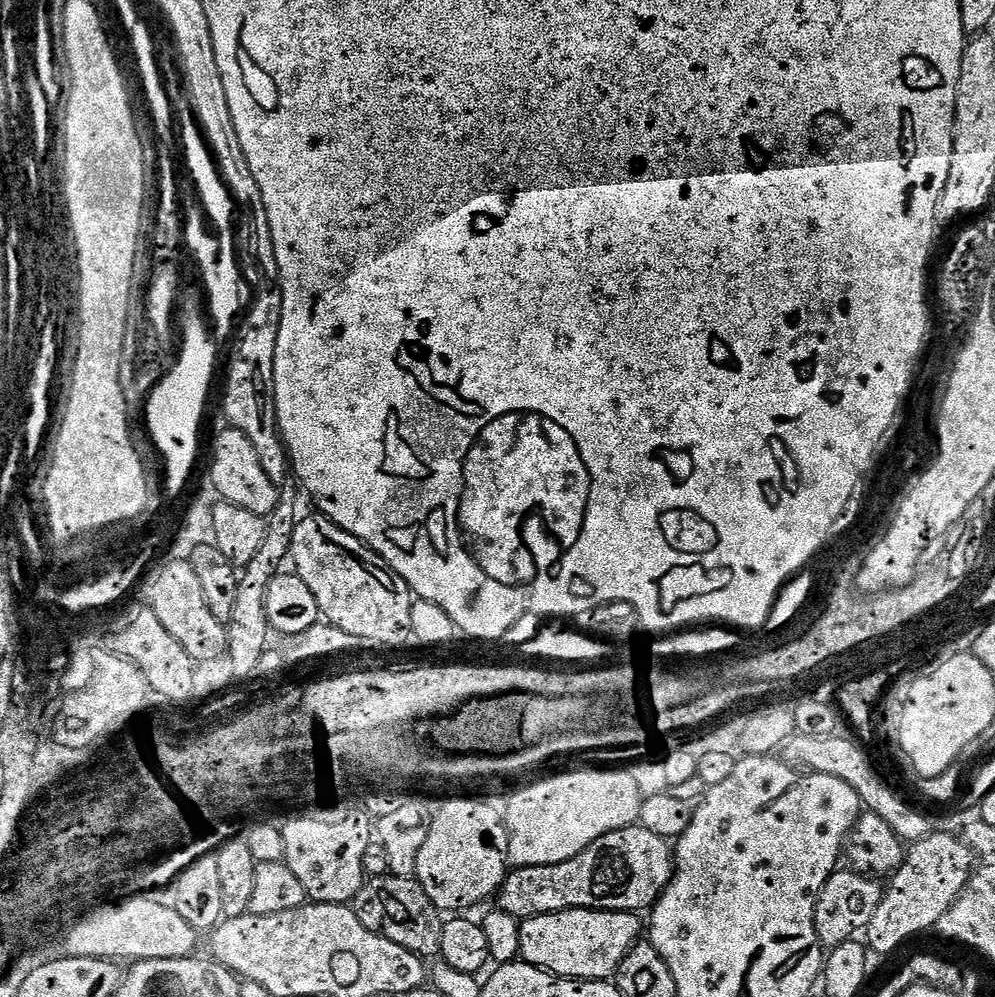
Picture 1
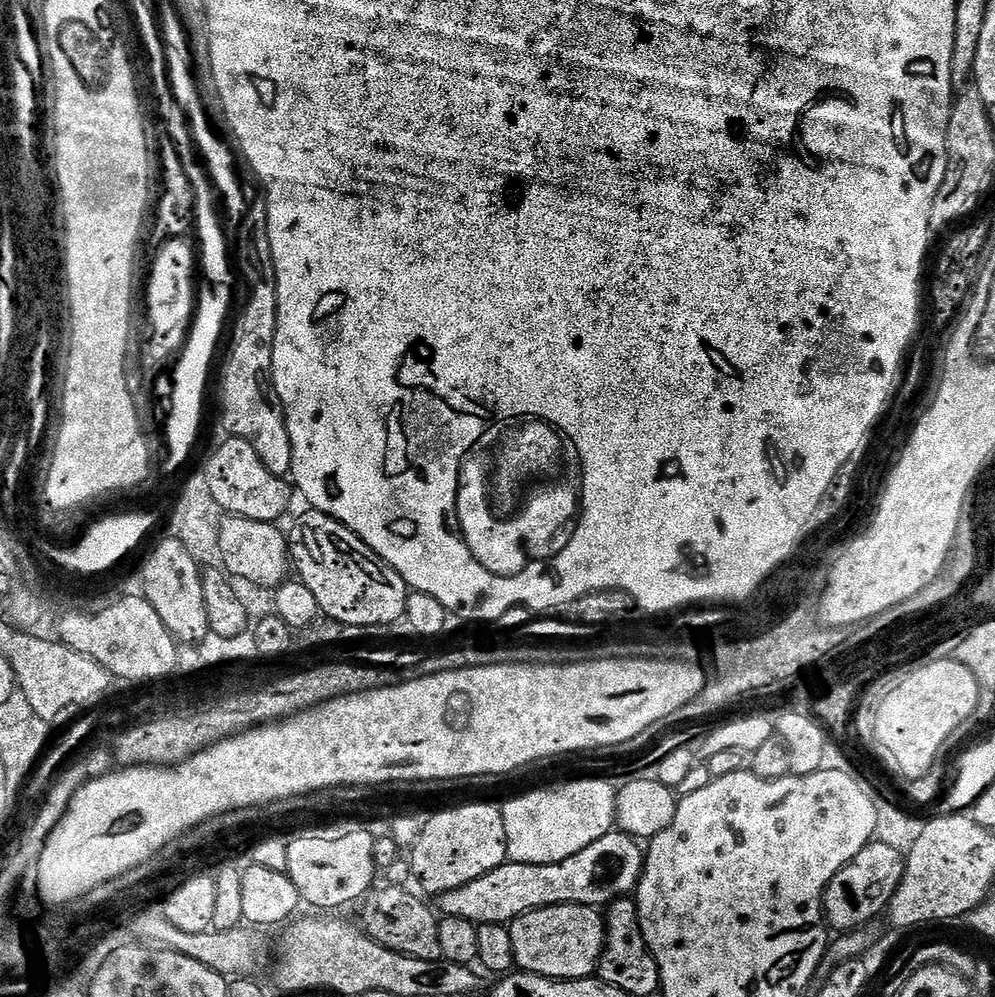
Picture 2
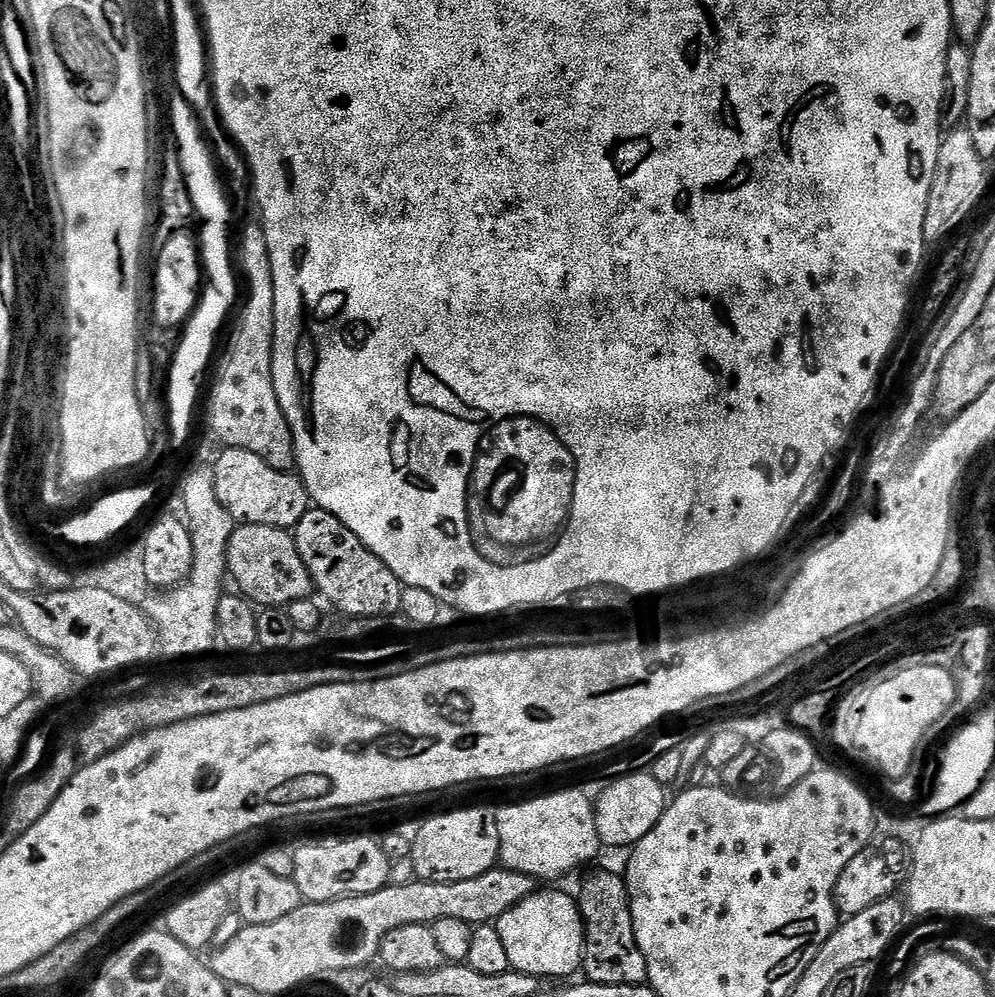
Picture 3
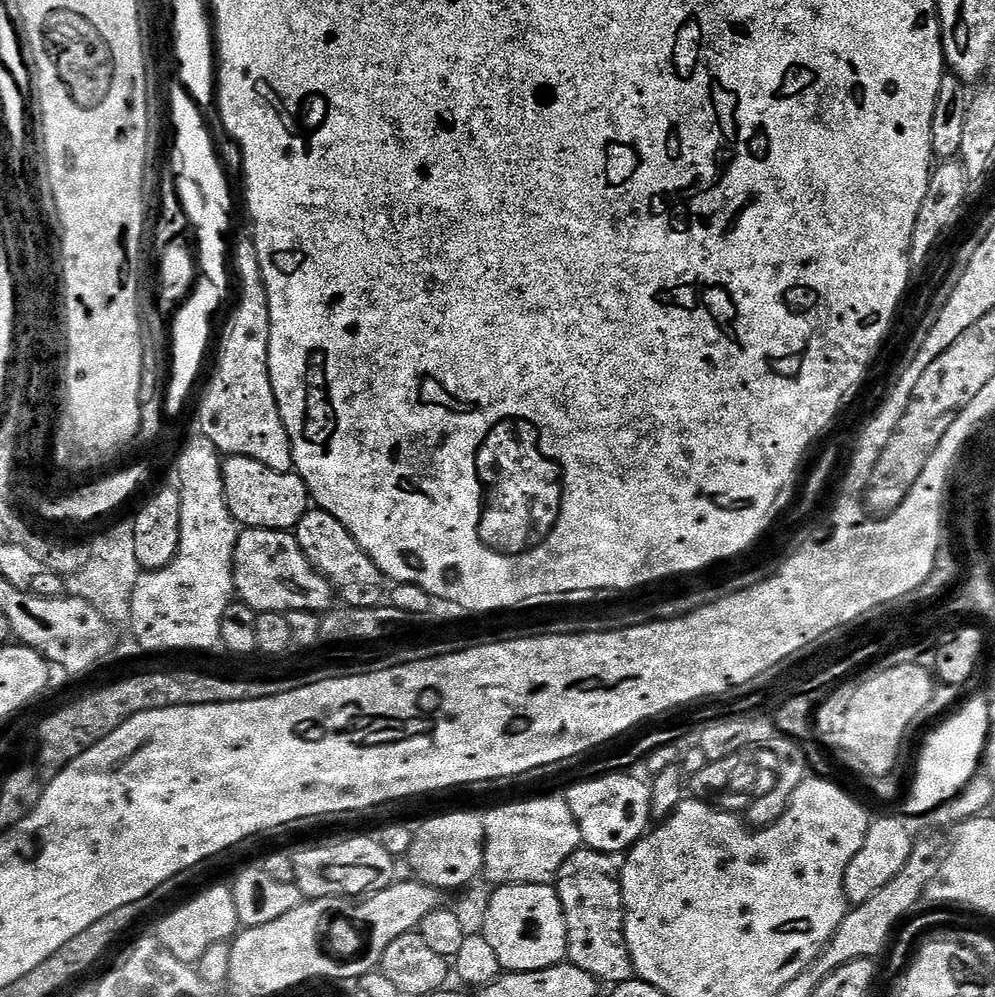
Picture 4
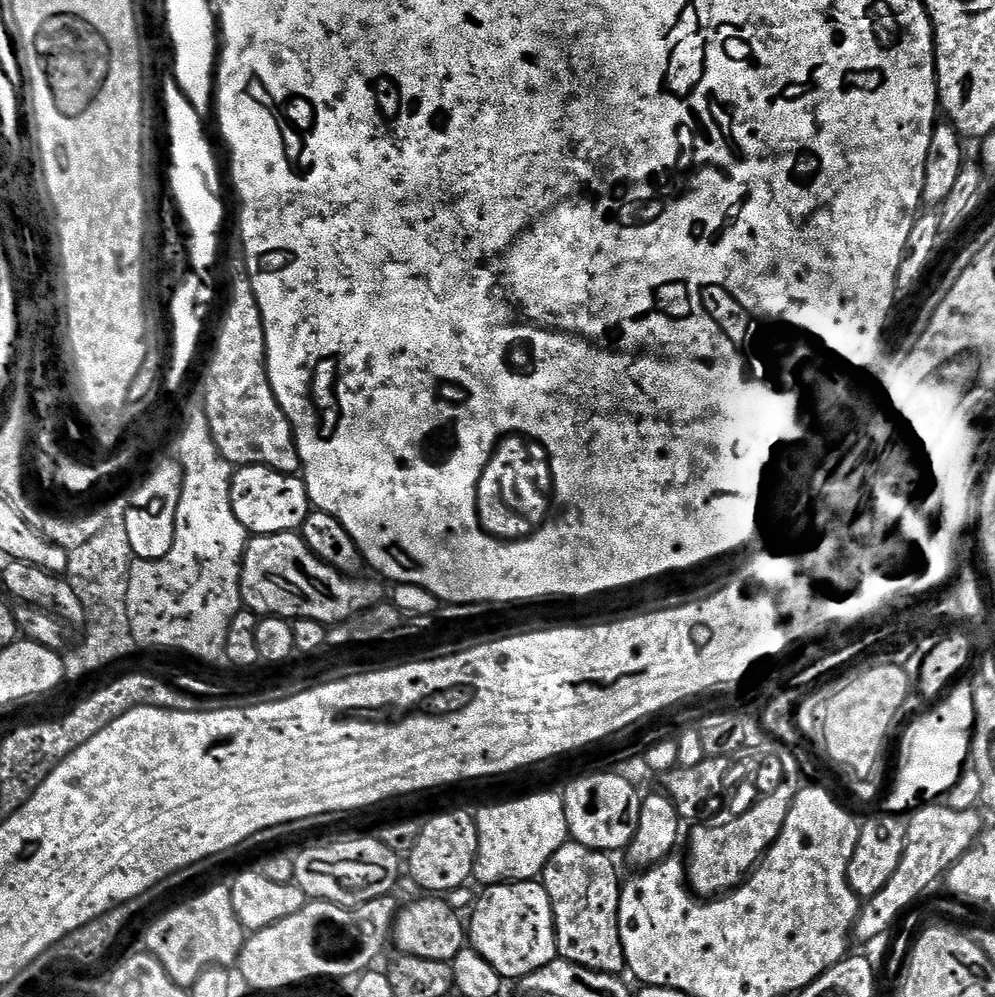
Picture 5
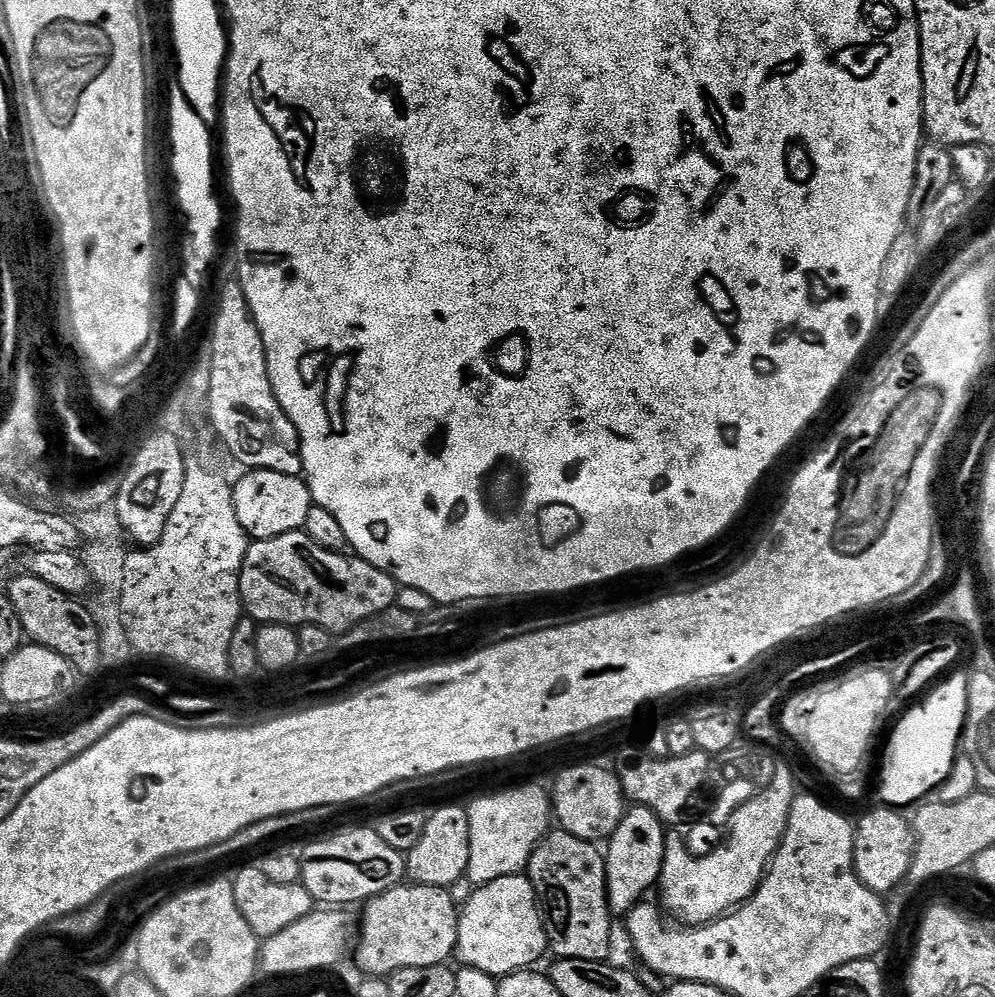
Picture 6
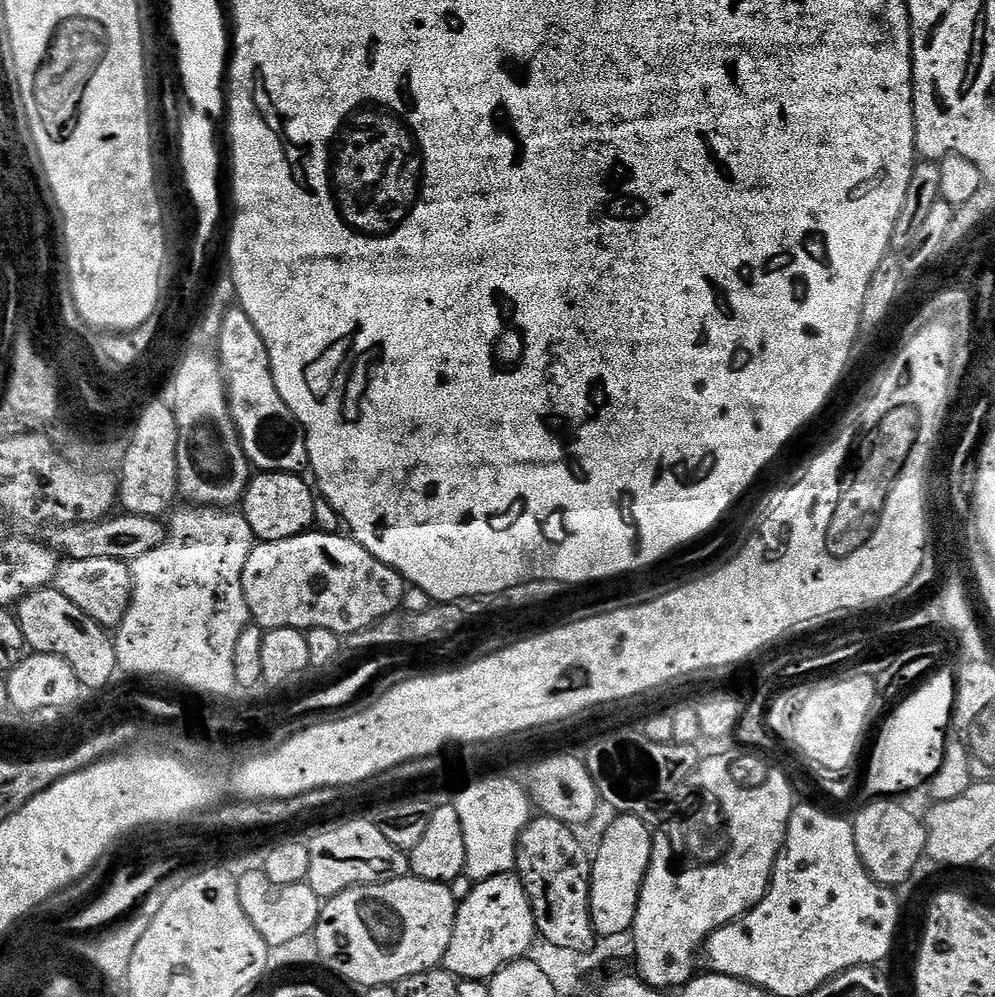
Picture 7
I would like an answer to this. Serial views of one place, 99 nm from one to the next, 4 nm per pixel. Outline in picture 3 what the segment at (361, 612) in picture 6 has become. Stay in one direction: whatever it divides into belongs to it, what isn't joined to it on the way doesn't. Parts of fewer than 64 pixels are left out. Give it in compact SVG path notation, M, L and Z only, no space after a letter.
M240 524L233 527L228 543L227 575L237 584L239 591L253 605L265 608L283 608L296 600L306 600L313 595L312 575L302 562L296 549L296 537L287 528Z

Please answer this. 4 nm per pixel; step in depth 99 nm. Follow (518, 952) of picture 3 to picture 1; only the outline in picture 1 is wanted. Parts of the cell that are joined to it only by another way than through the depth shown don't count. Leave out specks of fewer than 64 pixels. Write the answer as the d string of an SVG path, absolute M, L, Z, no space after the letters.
M575 908L551 912L520 921L520 960L568 980L611 981L622 958L641 939L641 917L634 912L601 912L595 908Z

